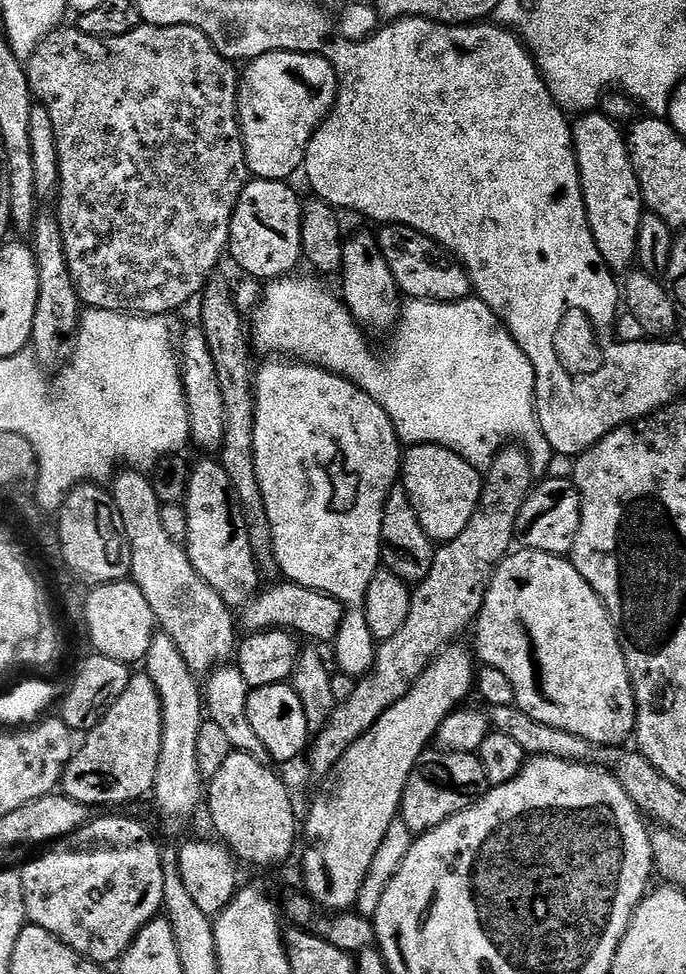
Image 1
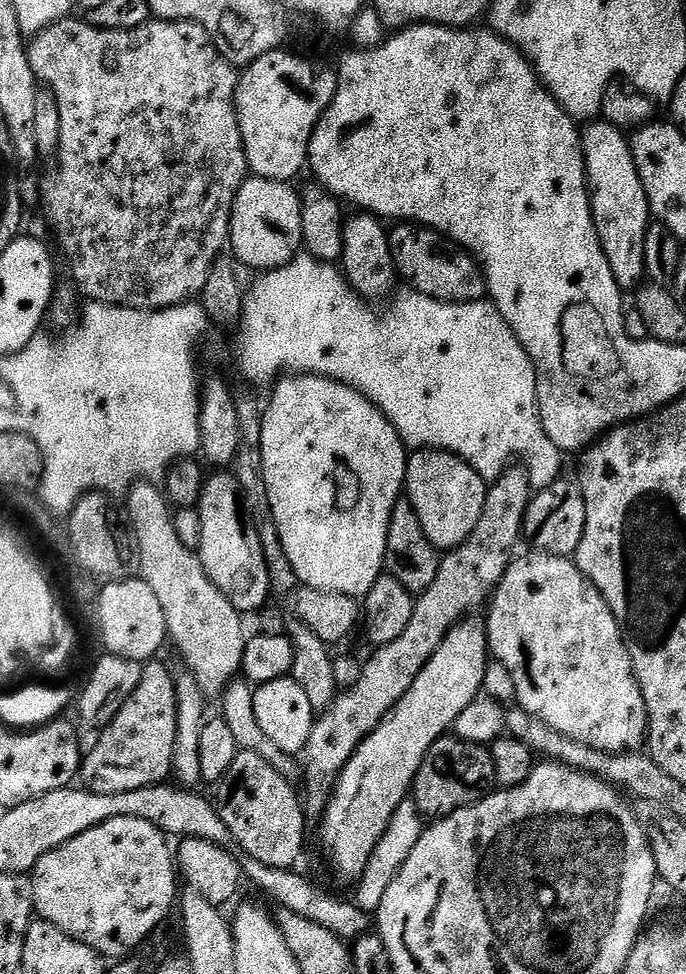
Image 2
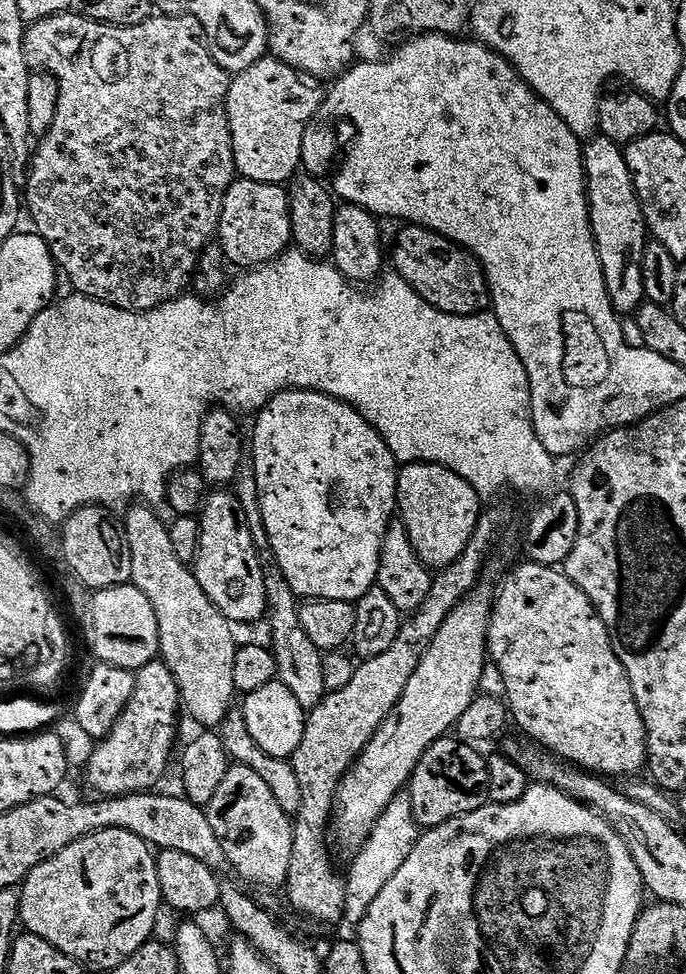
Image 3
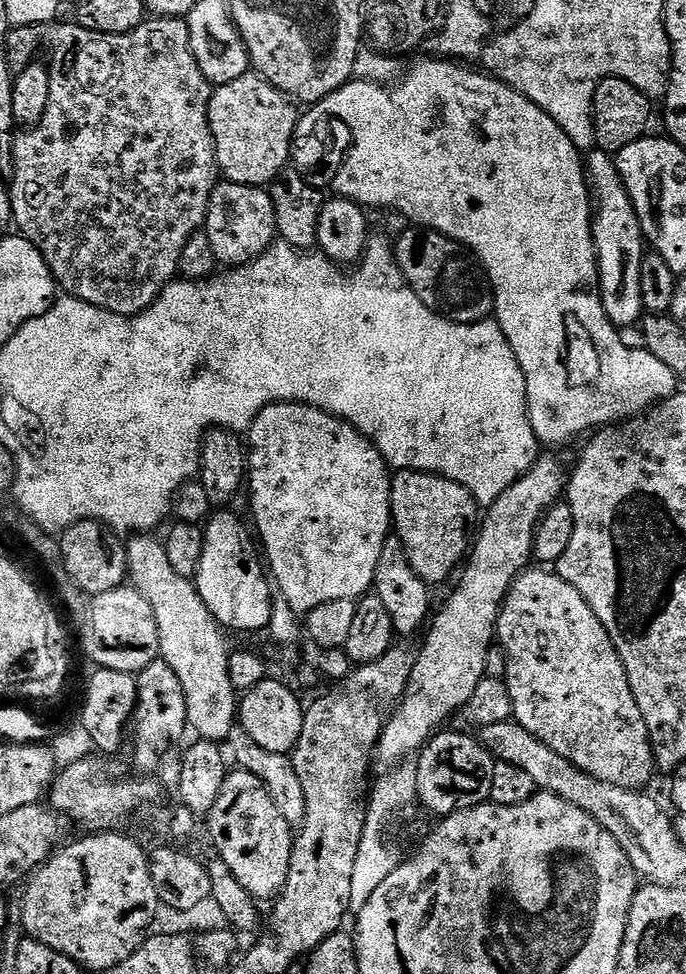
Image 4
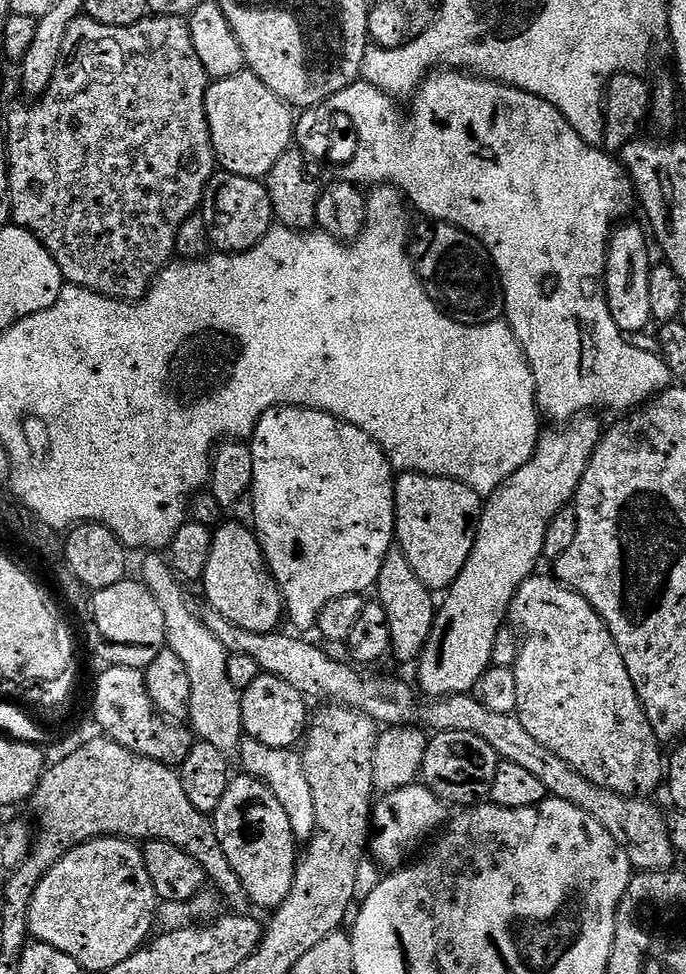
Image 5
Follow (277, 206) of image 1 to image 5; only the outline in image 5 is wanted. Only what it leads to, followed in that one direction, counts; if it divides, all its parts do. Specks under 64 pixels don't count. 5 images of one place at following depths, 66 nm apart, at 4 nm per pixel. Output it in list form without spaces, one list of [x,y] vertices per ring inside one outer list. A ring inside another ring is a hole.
[[[225,171],[213,175],[206,186],[202,215],[208,227],[211,247],[220,254],[250,250],[274,226],[272,203],[267,187],[260,180],[235,176]]]

